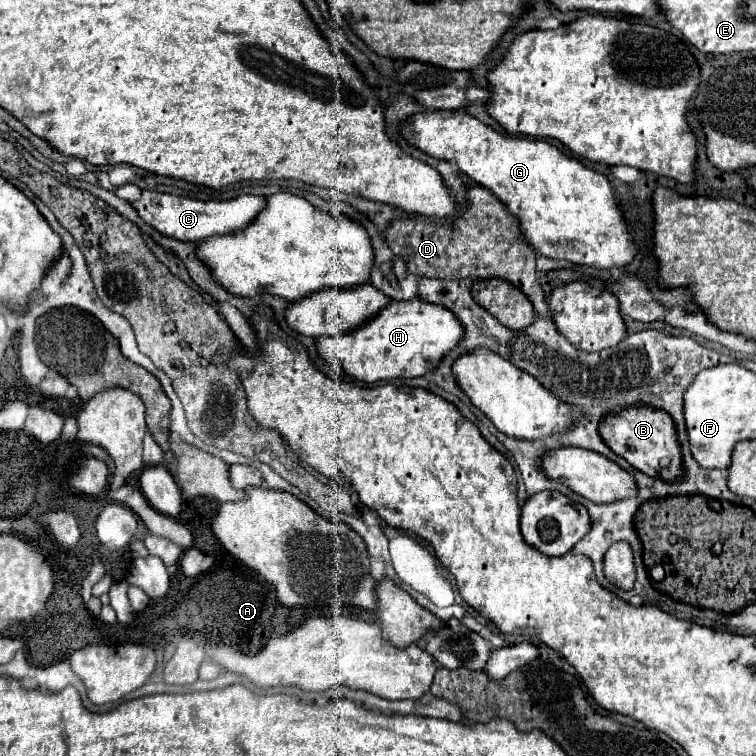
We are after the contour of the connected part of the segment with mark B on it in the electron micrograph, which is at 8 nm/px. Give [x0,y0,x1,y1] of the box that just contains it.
[598,405,682,481]

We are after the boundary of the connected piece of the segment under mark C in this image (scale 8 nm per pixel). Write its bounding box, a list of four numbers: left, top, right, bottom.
[132,191,264,241]

